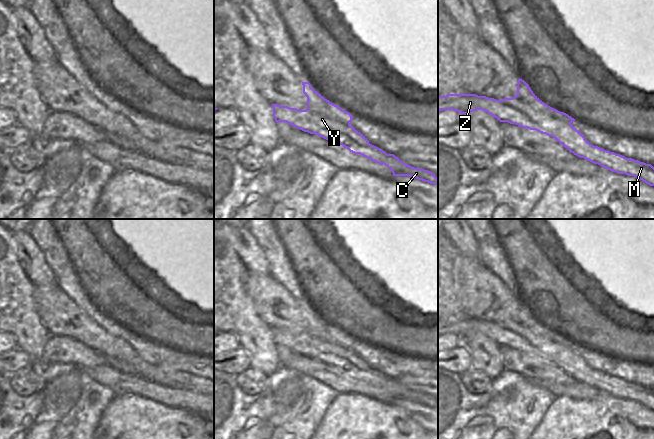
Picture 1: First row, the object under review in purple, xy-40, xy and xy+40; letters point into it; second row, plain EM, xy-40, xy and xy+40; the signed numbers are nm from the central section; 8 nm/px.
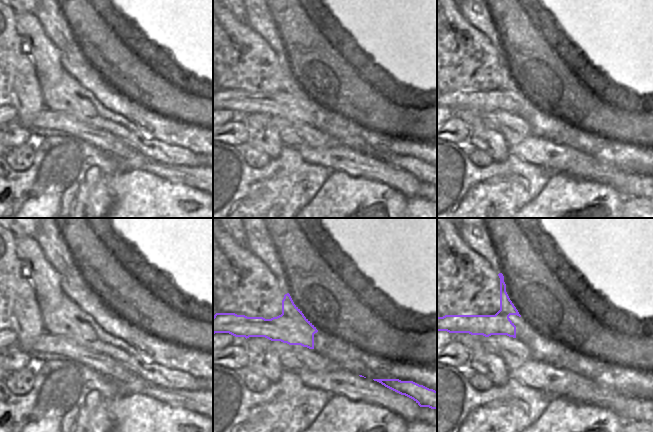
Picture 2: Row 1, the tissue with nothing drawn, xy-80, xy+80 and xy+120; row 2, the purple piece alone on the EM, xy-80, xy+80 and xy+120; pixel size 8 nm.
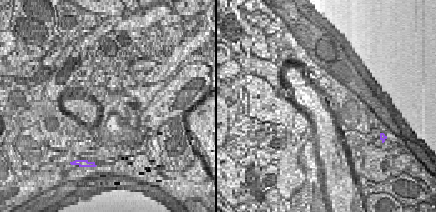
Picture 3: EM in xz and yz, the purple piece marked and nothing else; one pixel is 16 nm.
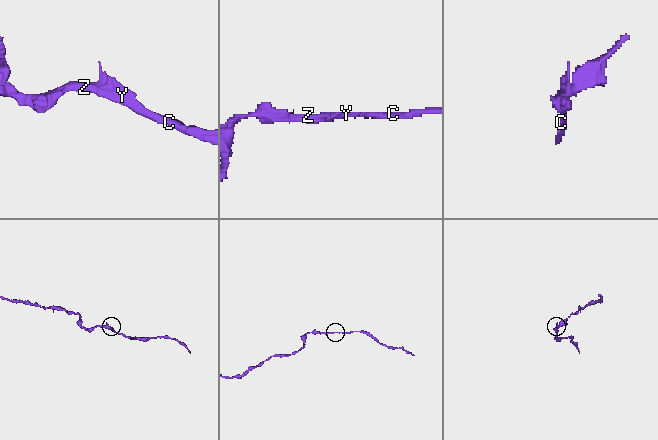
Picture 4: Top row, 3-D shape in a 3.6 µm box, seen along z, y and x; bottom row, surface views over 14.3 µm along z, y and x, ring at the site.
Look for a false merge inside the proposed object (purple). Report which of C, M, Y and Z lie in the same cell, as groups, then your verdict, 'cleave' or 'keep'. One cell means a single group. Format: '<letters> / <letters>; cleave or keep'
C M Y Z; keep

